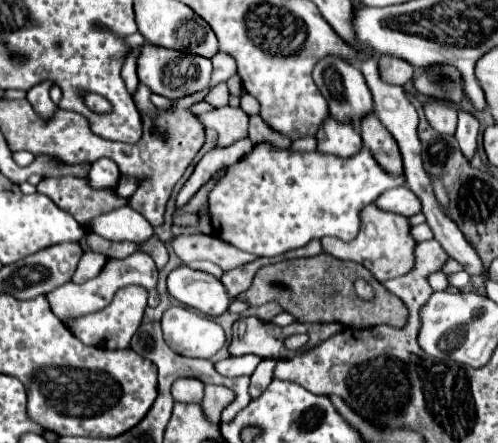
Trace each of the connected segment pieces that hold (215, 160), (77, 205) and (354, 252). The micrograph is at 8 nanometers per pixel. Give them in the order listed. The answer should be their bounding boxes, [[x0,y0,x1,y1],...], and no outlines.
[[176,139,252,207],[38,177,126,229],[322,205,416,283]]

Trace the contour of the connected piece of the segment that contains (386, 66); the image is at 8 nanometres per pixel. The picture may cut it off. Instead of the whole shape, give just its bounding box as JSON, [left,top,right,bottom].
[380,55,414,85]

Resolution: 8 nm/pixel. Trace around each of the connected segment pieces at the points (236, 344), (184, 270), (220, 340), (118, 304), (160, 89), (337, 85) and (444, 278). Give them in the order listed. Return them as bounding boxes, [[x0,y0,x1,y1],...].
[[228,317,306,359],[168,265,230,315],[162,307,226,359],[72,285,148,349],[136,43,212,99],[312,55,372,129],[430,273,450,291]]

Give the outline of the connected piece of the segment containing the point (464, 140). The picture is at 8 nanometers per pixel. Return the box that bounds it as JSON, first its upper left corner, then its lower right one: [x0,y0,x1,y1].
[456,111,478,159]

